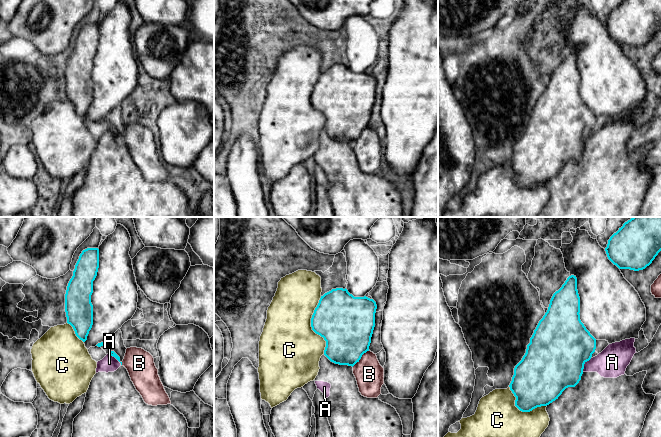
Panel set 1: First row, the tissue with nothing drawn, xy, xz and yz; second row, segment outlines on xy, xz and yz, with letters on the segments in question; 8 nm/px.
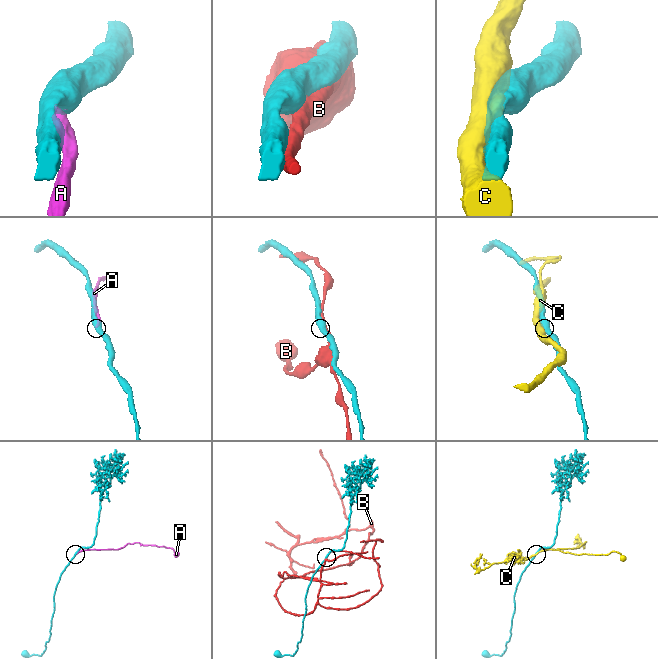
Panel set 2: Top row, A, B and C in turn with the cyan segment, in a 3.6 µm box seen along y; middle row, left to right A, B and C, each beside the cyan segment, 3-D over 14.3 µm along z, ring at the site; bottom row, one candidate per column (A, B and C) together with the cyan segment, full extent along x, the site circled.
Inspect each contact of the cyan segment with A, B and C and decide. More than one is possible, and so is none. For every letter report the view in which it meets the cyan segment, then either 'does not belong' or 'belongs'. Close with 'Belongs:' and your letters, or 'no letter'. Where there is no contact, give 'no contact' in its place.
A: yz | does not belong
B: xz | does not belong
C: xz | does not belong
Belongs: no letter

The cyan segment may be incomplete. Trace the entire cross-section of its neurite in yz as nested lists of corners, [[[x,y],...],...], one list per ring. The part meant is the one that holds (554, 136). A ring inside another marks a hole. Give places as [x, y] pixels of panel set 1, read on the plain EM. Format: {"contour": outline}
{"contour": [[[571,51],[553,70],[547,88],[530,114],[525,131],[514,144],[509,163],[516,173],[515,182],[520,187],[530,188],[537,183],[549,181],[566,164],[575,163],[581,156],[584,140],[595,128],[596,115],[581,98],[579,89],[577,54]]]}

